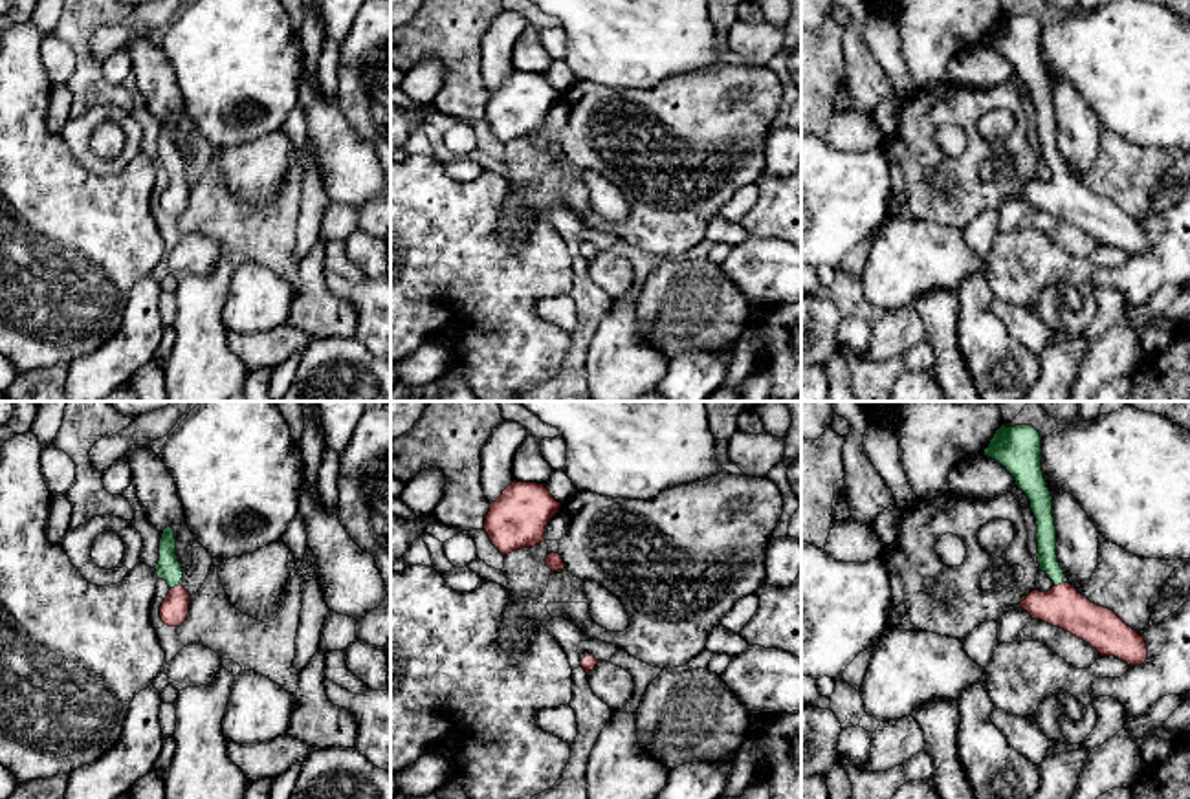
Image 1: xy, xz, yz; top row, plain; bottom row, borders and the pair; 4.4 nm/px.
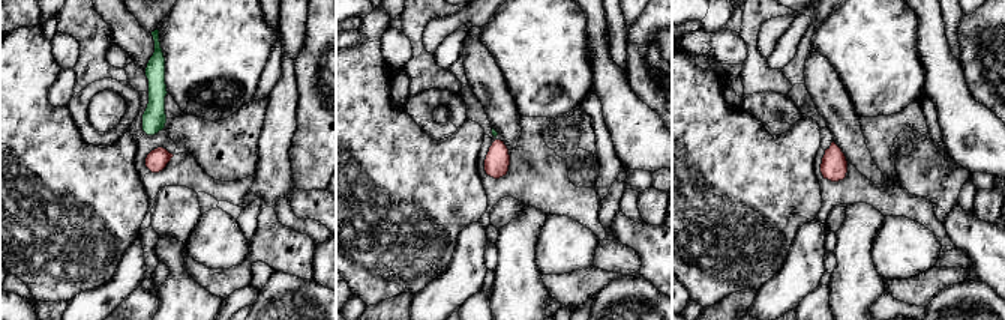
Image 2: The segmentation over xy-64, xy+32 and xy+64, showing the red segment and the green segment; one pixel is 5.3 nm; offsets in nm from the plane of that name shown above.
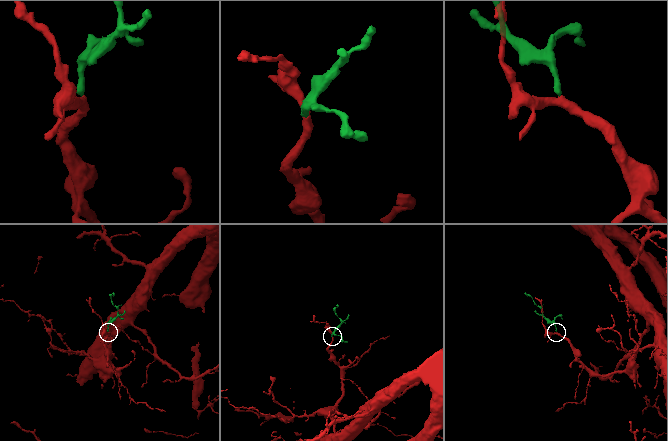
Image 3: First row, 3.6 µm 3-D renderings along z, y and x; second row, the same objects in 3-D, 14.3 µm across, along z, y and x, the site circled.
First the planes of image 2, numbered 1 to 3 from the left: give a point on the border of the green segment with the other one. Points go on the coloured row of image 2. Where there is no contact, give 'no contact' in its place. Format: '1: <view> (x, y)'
1: no contact
2: no contact
3: no contact

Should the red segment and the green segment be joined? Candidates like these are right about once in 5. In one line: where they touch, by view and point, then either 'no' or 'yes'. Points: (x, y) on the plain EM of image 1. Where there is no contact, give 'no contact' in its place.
meets red in xy at (175, 176); yes

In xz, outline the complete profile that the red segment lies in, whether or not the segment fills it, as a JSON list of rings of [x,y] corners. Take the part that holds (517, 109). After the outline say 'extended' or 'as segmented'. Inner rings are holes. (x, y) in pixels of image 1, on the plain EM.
[[[513,70],[490,93],[484,119],[493,136],[508,145],[521,137],[534,137],[545,130],[548,110],[559,103],[557,92],[545,73]]]; as segmented

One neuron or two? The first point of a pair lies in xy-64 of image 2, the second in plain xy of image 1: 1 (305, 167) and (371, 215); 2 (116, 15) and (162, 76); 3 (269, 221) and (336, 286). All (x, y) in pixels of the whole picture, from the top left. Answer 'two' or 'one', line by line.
1: one
2: one
3: two

